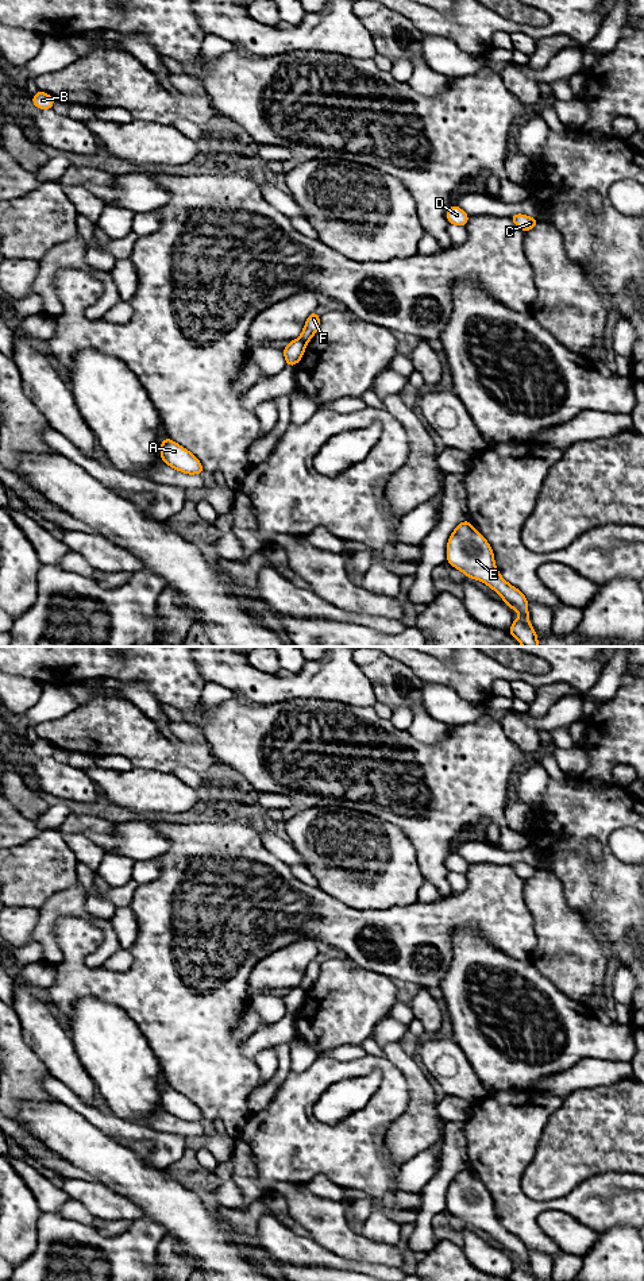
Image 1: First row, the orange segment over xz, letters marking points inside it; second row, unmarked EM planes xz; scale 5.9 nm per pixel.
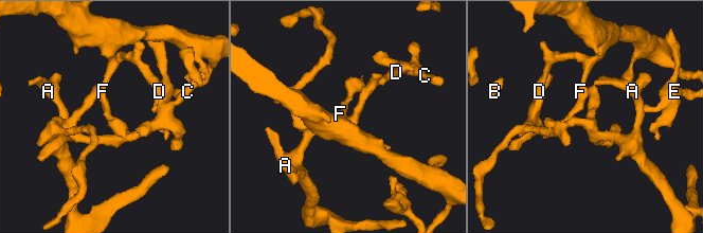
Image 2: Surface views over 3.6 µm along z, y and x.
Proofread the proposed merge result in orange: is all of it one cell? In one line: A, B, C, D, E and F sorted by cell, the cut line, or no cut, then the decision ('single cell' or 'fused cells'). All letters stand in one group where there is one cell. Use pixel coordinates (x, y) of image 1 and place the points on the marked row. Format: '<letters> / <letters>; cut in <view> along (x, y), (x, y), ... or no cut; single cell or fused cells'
A / B C D E F; cut in xz along (300, 338), (305, 343); fused cells

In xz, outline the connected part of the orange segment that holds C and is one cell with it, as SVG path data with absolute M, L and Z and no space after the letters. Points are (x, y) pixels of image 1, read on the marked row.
M522 213L512 215L510 219L516 224L516 227L524 232L531 231L539 224L536 219L522 215Z

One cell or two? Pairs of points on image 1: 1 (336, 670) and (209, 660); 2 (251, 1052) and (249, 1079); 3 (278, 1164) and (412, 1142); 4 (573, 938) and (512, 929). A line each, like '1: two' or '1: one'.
1: one
2: two
3: two
4: two

